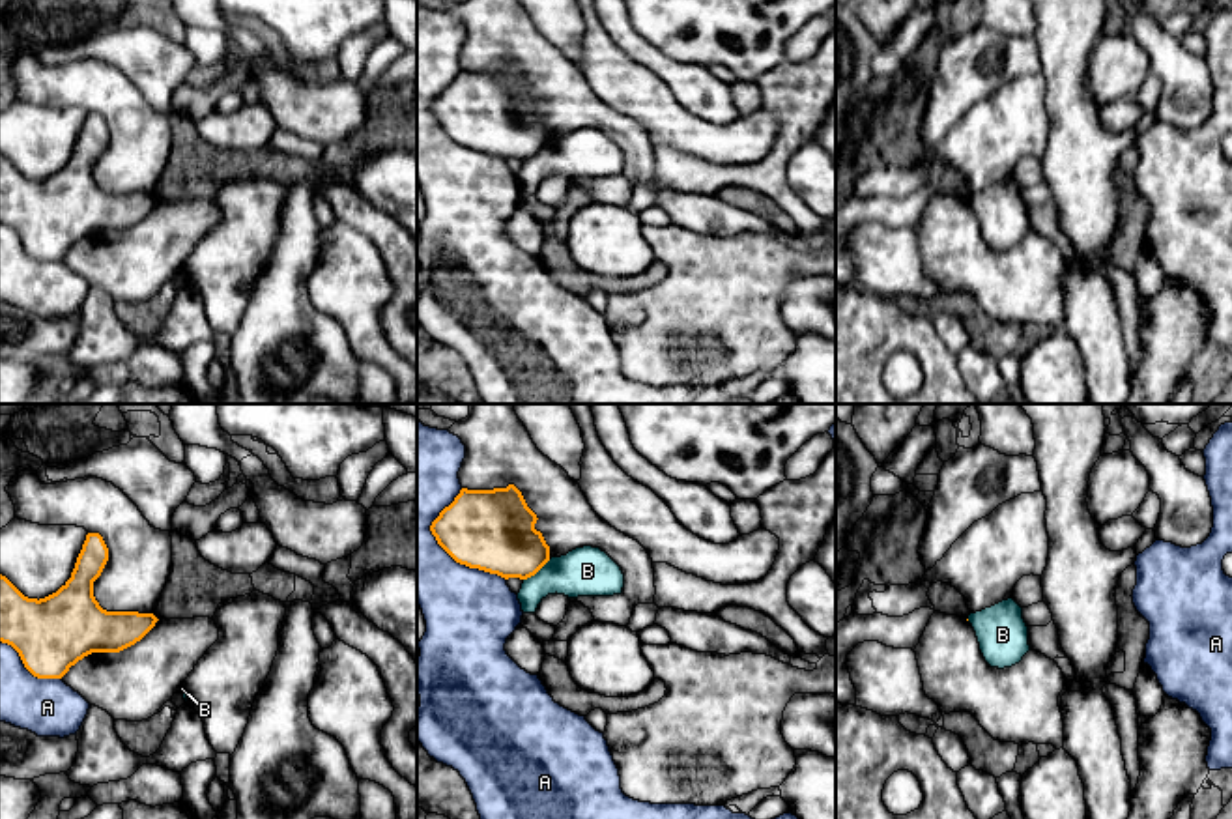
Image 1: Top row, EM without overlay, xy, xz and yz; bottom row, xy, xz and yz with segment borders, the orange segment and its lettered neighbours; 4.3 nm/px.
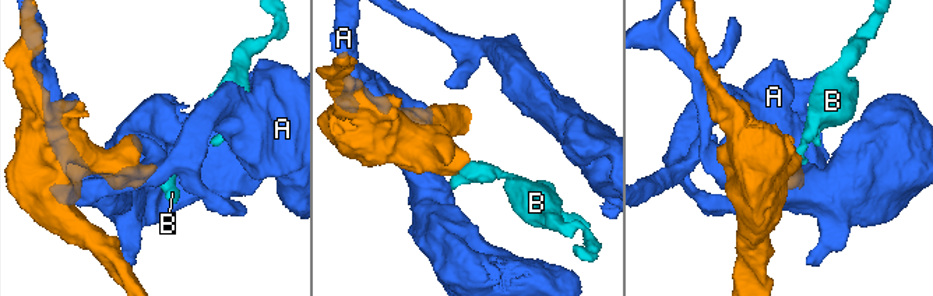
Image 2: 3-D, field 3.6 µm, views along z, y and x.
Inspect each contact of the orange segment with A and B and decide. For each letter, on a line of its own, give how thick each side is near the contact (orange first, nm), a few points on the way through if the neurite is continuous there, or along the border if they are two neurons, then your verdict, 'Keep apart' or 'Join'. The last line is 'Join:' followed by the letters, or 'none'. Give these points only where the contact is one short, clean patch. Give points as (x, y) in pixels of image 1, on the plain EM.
A: Thickness 360 nm (orange) against 320 nm. Keep apart
B: Thickness 340 nm (orange) against 220 nm. Boundary: xz (550, 141), (524, 161). Keep apart
Join: none

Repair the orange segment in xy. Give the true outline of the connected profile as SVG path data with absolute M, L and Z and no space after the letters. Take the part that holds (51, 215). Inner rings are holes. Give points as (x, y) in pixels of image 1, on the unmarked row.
M88 114L71 159L45 180L24 178L0 155L0 223L11 226L24 249L37 260L62 260L71 247L92 234L120 234L140 223L159 202L153 194L107 193L93 178L93 163L108 142L99 114Z

